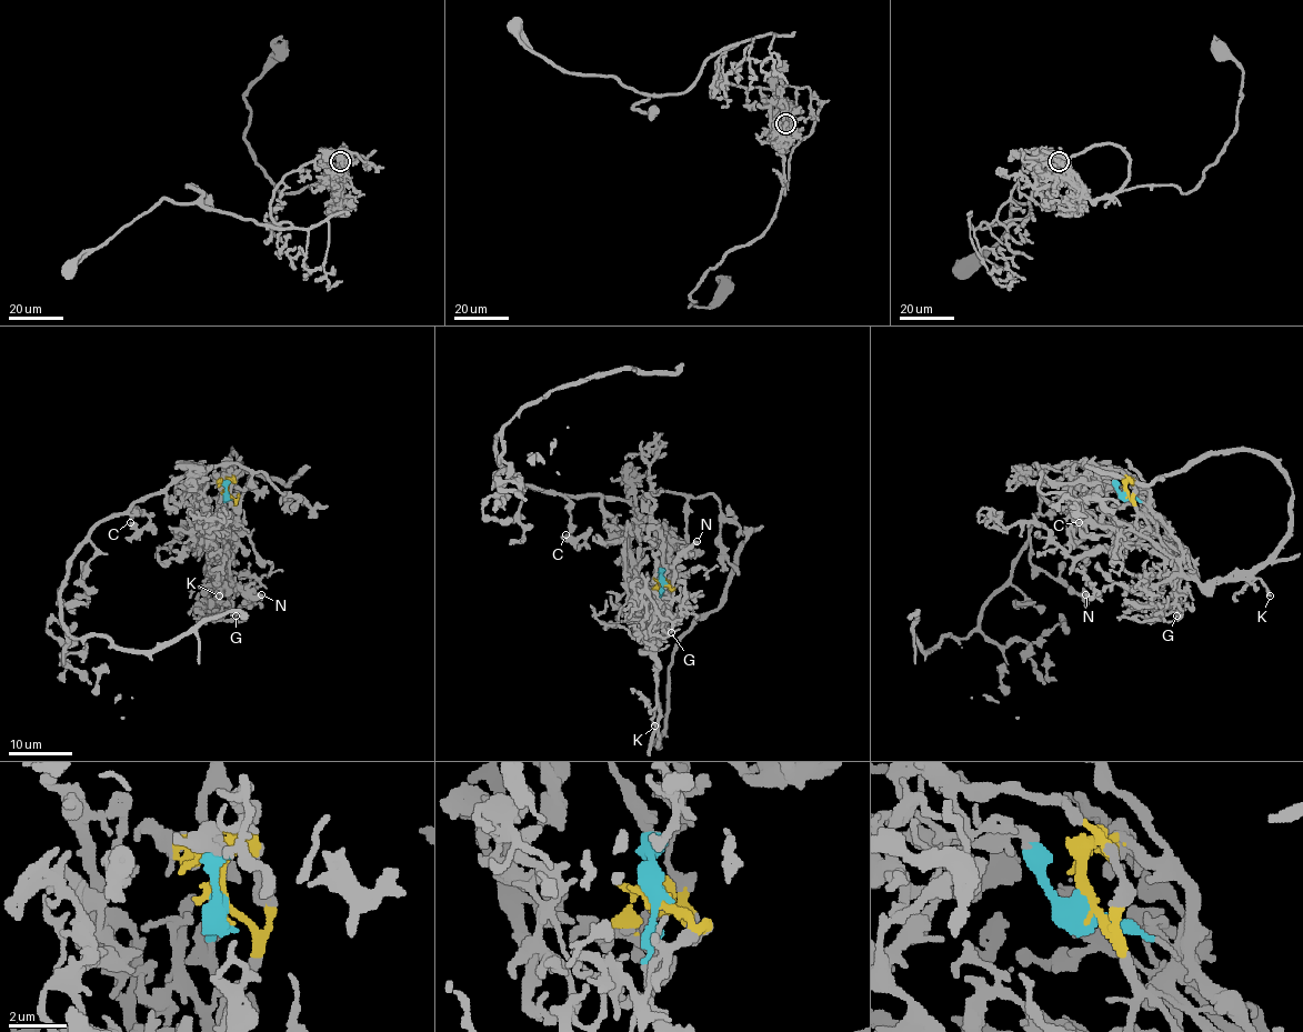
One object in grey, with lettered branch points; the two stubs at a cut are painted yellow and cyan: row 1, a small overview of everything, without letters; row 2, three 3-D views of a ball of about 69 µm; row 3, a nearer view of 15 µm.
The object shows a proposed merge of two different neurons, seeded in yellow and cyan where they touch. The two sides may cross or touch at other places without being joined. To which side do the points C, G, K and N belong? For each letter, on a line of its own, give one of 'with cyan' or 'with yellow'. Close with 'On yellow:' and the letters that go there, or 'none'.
C: with cyan
G: with yellow
K: with yellow
N: with yellow
On yellow: G, K, N

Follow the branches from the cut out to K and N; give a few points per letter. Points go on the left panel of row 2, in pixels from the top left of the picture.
K: (227, 492), (234, 500), (234, 507), (226, 514), (216, 547), (222, 583), (219, 579), (219, 597)
N: (227, 492), (234, 500), (226, 535), (228, 579), (238, 593), (238, 583), (252, 597), (262, 594)

